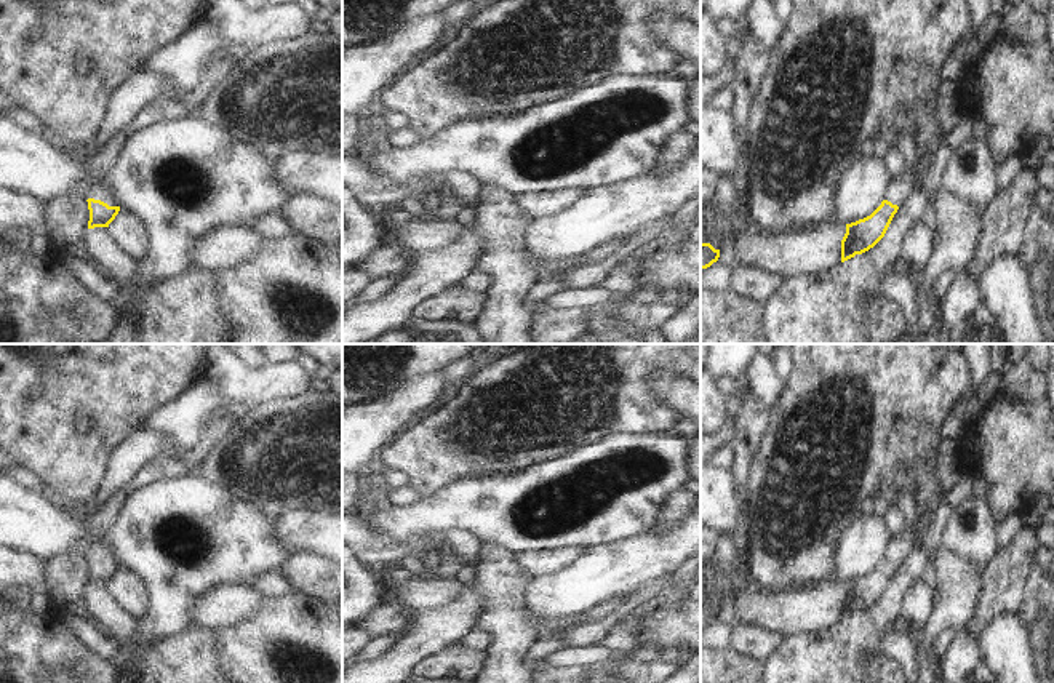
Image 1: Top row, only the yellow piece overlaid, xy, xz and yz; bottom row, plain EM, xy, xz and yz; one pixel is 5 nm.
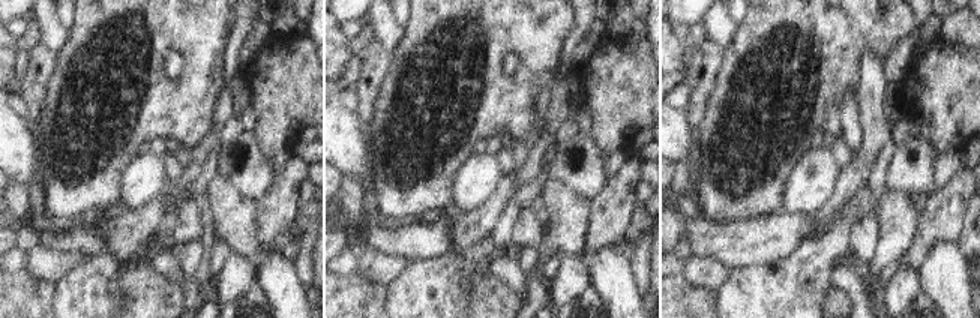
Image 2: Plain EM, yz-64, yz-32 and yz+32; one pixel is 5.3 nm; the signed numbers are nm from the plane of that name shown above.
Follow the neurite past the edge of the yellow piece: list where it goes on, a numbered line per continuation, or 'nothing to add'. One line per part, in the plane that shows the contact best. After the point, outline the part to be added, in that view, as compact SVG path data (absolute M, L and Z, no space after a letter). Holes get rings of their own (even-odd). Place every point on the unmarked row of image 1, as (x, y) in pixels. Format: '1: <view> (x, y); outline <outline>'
1: xy (104, 554); outline M106 547L94 549L90 553L90 557L101 558L101 560L107 561L109 565L118 565L117 557Z

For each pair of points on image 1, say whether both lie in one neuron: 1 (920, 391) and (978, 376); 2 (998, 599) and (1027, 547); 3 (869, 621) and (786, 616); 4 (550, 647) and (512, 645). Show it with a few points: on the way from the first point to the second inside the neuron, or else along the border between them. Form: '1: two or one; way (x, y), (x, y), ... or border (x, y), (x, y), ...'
1: two; border (966, 360), (968, 384), (958, 399)
2: one; way (1003, 586), (1005, 576), (1018, 560)
3: two; border (840, 619), (830, 626), (805, 632)
4: two; border (541, 634), (525, 666)

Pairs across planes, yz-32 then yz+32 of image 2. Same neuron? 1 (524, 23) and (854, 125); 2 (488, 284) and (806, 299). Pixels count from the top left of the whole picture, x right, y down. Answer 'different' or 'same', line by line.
1: different
2: different

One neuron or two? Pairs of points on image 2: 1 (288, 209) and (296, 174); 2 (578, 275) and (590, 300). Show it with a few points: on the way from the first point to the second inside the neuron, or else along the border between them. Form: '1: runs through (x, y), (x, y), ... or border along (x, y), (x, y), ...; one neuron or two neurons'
1: runs through (288, 200), (288, 183); one neuron
2: border along (592, 284), (571, 302); two neurons

